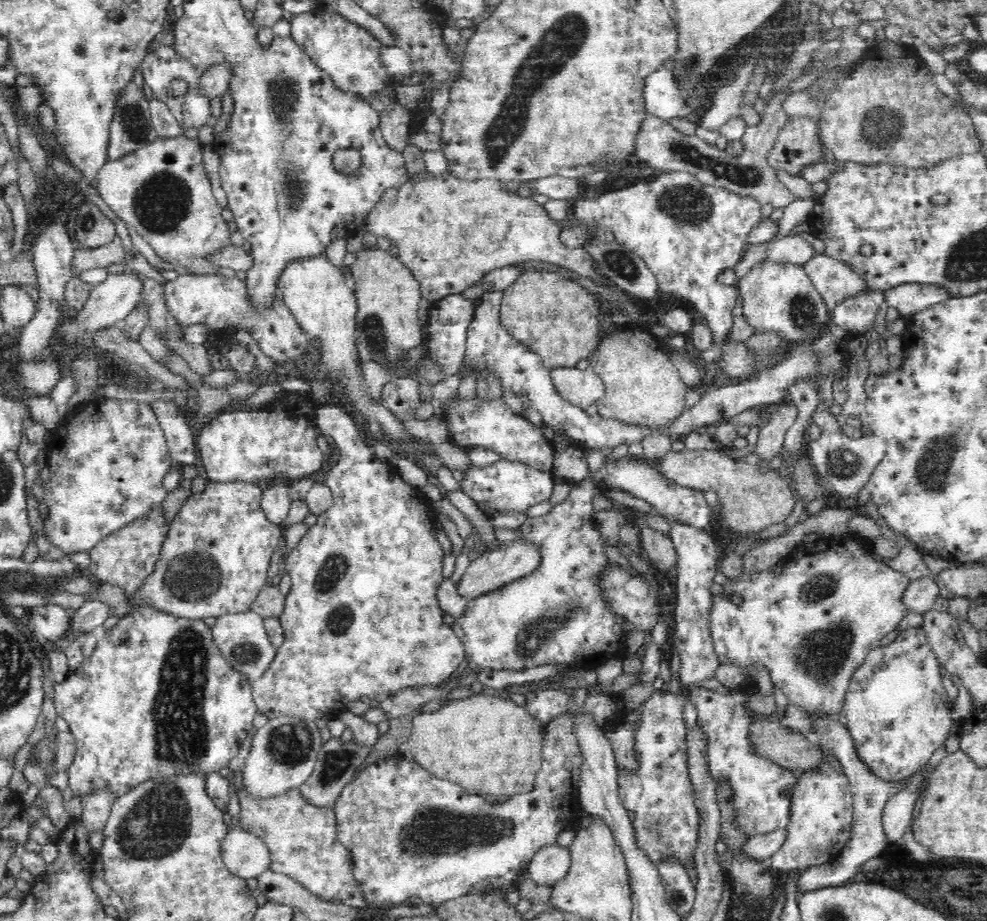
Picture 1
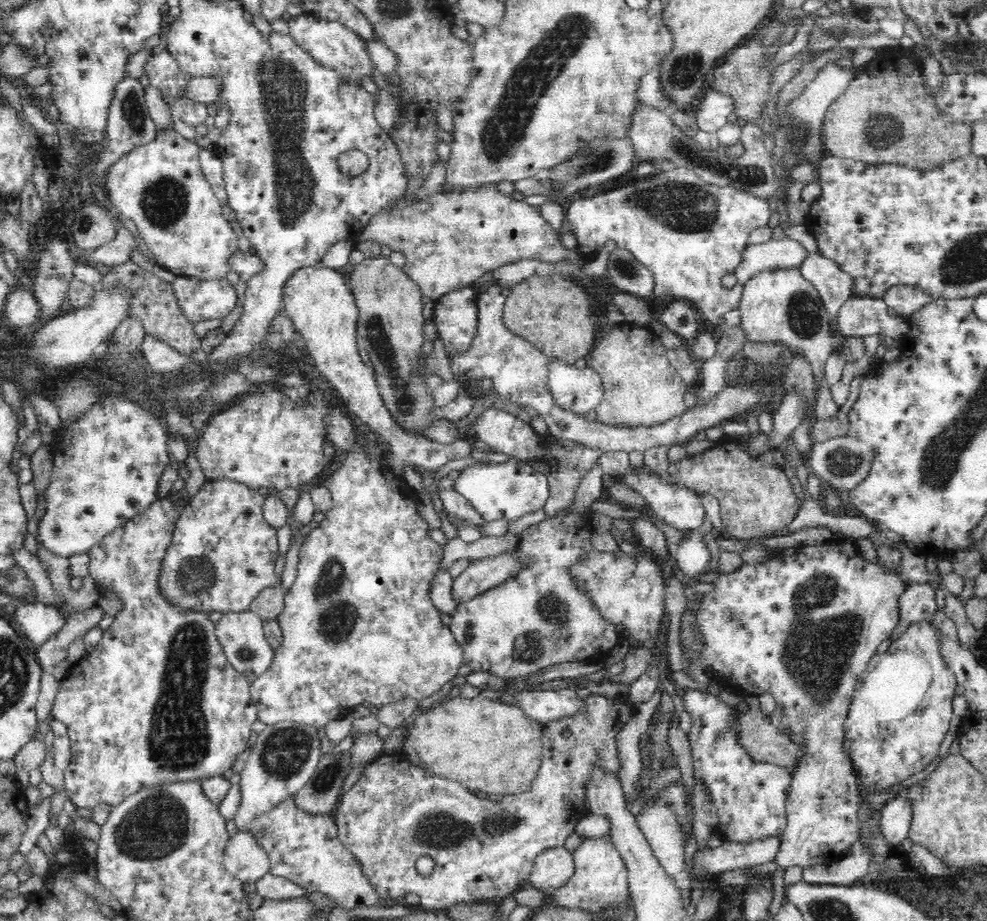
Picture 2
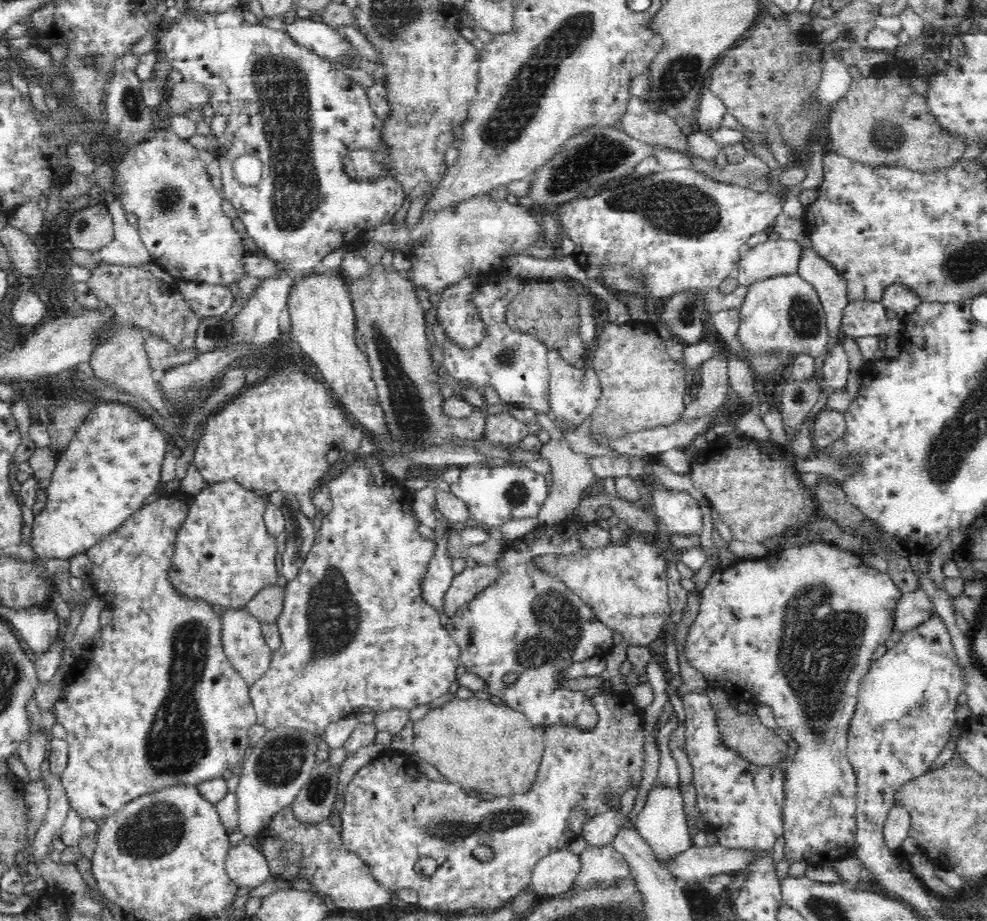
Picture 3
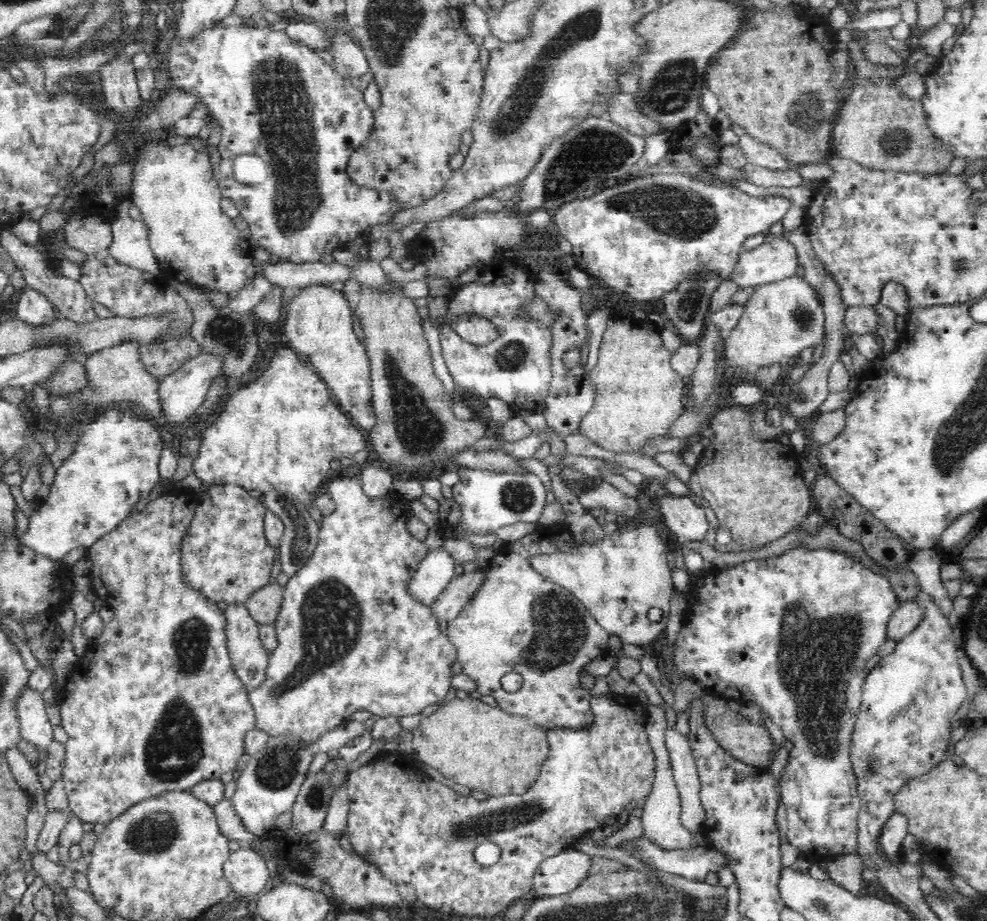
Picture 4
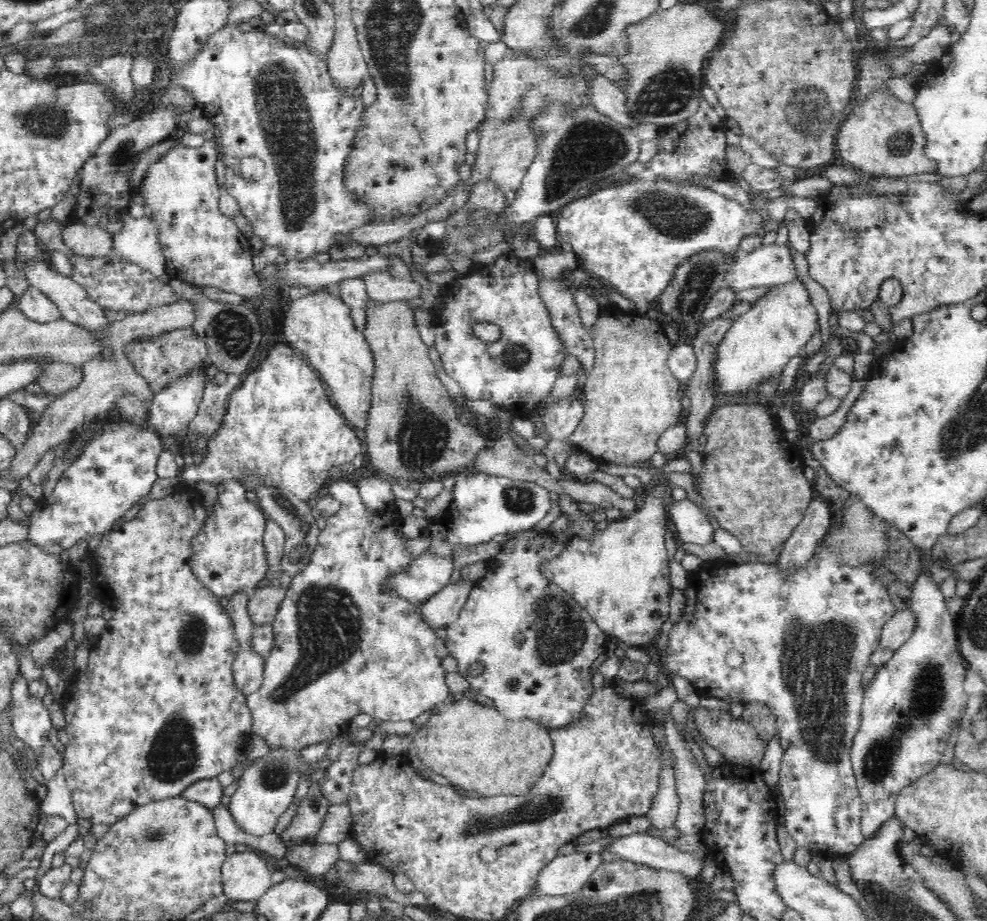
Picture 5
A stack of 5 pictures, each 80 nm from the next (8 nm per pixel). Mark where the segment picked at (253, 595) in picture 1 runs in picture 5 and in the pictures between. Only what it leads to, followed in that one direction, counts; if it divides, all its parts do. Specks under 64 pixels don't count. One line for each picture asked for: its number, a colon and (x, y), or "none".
2: (223, 554)
3: (224, 555)
4: (225, 556)
5: (228, 557)

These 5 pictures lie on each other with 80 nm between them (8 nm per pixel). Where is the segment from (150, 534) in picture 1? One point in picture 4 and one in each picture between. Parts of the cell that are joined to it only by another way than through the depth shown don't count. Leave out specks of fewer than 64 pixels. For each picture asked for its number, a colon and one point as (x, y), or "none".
2: (155, 700)
3: (158, 704)
4: (159, 707)

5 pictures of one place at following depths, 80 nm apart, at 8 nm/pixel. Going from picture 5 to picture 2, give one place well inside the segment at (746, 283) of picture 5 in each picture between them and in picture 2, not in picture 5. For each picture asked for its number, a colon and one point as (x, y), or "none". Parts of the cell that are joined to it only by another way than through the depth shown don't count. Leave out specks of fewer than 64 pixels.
2: (775, 254)
3: (781, 256)
4: (774, 260)

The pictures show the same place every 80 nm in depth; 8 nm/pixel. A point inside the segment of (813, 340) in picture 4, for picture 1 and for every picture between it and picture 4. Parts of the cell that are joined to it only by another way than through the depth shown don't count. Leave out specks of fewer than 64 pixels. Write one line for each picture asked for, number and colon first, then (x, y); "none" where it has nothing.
1: (777, 296)
2: (781, 305)
3: (783, 313)

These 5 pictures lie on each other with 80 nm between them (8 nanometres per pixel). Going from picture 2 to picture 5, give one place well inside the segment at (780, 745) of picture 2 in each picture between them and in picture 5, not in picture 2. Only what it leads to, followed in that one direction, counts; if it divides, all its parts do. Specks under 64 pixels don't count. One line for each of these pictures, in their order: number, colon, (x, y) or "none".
3: (757, 743)
4: (750, 742)
5: (738, 741)

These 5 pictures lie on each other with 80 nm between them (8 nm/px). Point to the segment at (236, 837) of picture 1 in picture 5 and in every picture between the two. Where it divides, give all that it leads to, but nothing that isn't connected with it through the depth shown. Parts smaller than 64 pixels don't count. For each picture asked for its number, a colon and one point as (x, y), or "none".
2: (244, 858)
3: (247, 867)
4: (245, 869)
5: (245, 876)

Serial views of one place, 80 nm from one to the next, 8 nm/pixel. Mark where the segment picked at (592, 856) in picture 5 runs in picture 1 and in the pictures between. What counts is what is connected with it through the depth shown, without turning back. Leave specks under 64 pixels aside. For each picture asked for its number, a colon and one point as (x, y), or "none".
1: (550, 863)
2: (552, 867)
3: (553, 874)
4: (563, 872)

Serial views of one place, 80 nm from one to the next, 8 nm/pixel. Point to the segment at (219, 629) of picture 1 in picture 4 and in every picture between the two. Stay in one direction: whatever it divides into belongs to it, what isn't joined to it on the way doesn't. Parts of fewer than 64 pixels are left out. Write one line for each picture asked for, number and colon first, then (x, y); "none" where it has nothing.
2: (241, 635)
3: (241, 634)
4: (249, 656)

